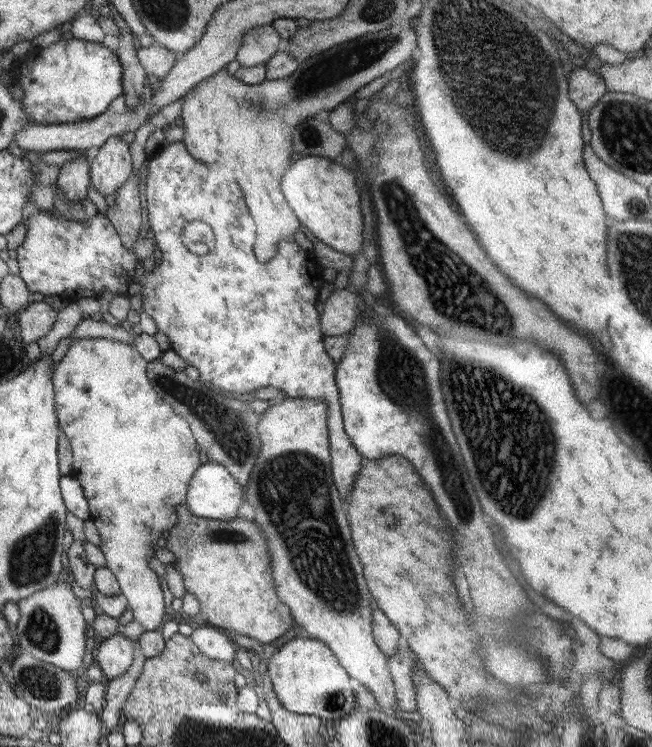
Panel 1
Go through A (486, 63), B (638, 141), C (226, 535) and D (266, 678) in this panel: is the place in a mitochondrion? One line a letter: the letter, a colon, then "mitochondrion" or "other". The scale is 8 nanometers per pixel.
A: mitochondrion
B: mitochondrion
C: mitochondrion
D: other

